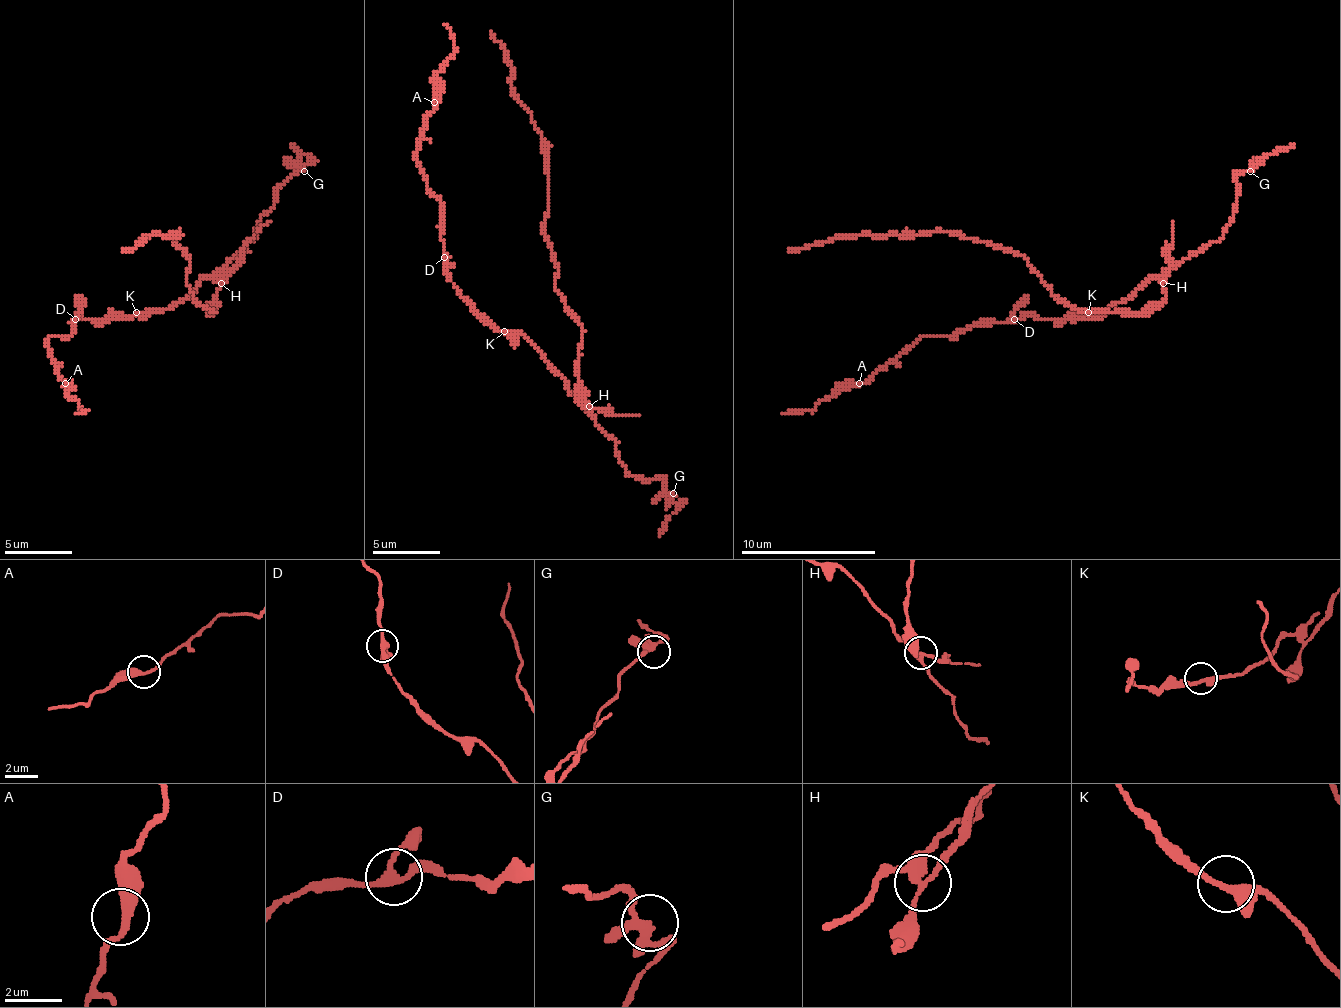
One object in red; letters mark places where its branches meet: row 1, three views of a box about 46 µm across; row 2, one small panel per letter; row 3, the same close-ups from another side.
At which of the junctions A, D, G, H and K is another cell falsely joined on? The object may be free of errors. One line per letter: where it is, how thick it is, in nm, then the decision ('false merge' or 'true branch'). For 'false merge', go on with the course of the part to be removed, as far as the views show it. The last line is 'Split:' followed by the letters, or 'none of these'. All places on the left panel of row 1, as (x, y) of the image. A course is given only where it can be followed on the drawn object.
A: at (65, 383); 300 nm thick; true branch
D: at (75, 319); 200 nm thick; true branch
G: at (304, 171); 260 nm thick; true branch
H: at (221, 283); 260 nm thick; false merge; foreign part runs (220, 282), (210, 312), (190, 292), (186, 255), (176, 245), (180, 232), (146, 235), (122, 252)
K: at (136, 312); 280 nm thick; true branch
Split: H

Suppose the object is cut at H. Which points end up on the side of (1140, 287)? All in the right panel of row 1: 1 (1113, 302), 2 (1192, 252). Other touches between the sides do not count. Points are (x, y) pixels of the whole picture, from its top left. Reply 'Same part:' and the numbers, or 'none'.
Same part: 1, 2

